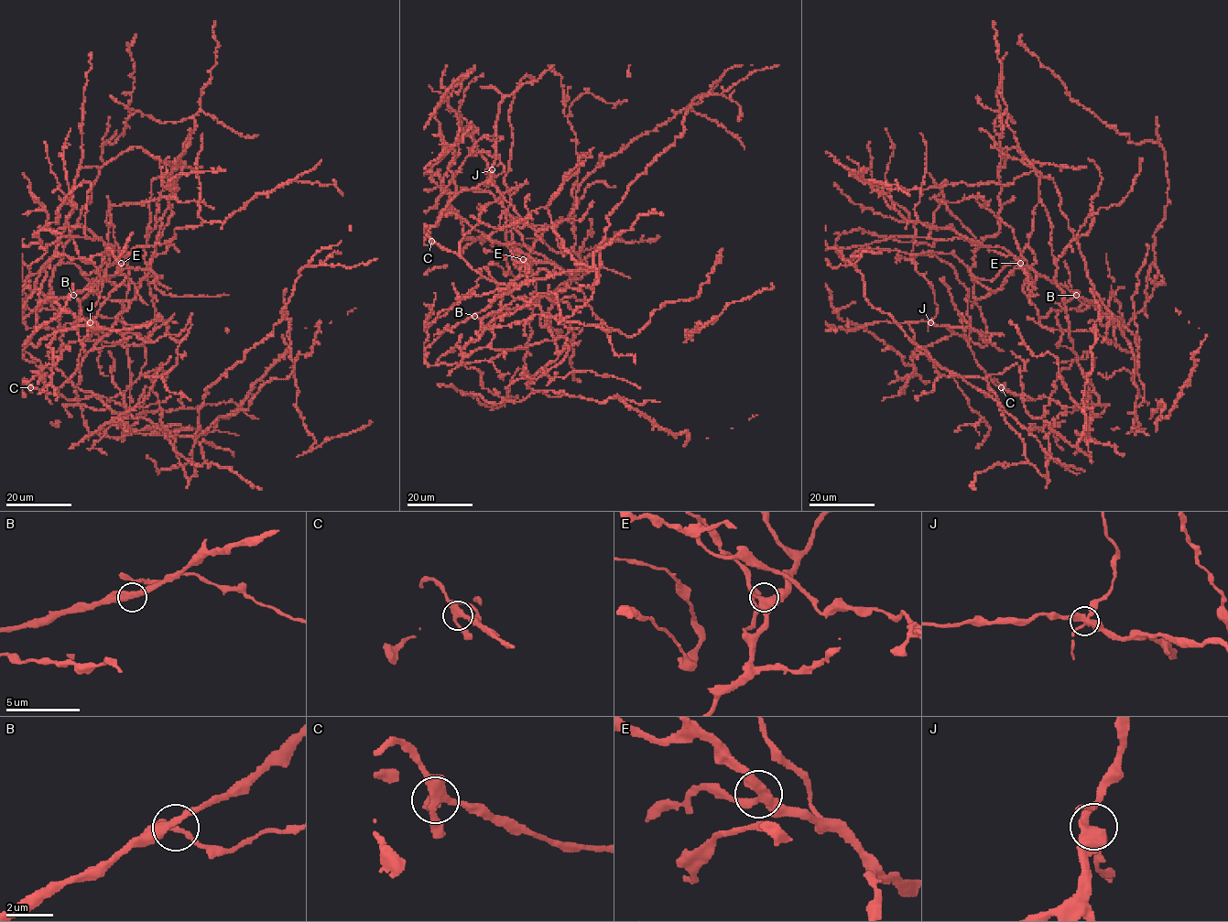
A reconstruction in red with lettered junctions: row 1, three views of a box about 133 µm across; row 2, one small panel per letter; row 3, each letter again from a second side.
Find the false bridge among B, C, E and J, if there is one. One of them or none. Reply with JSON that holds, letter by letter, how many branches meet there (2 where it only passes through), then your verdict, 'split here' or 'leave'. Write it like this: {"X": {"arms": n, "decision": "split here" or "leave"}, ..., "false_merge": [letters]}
{"B": {"arms": 4, "decision": "leave"}, "C": {"arms": 4, "decision": "leave"}, "E": {"arms": 3, "decision": "leave"}, "J": {"arms": 4, "decision": "split here"}, "false_merge": ["J"]}

